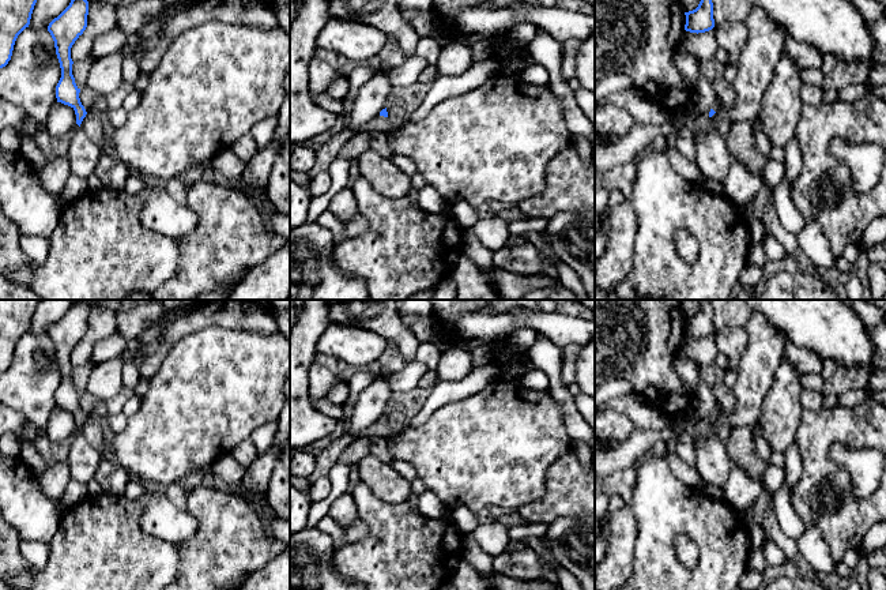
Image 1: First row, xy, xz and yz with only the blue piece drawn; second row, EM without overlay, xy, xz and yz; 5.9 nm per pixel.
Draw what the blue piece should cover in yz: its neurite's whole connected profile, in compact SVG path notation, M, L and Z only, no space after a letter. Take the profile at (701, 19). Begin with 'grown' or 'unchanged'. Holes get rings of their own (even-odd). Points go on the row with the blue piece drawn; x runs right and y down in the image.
unchanged | M701 0L693 11L685 12L685 30L690 33L705 33L715 27L712 0Z

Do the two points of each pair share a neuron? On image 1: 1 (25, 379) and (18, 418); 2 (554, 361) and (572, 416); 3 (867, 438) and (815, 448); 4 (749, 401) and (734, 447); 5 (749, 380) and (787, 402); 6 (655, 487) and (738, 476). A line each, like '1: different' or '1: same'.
1: different
2: same
3: same
4: different
5: different
6: different

